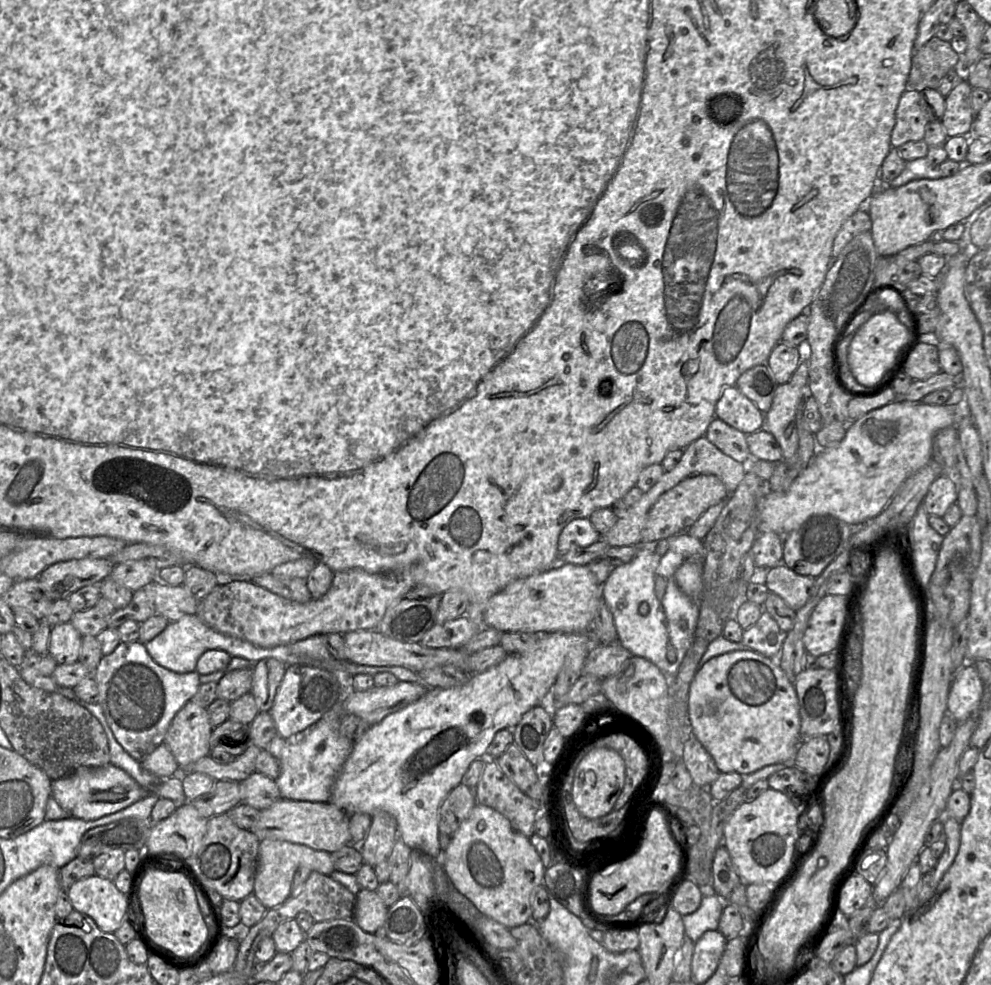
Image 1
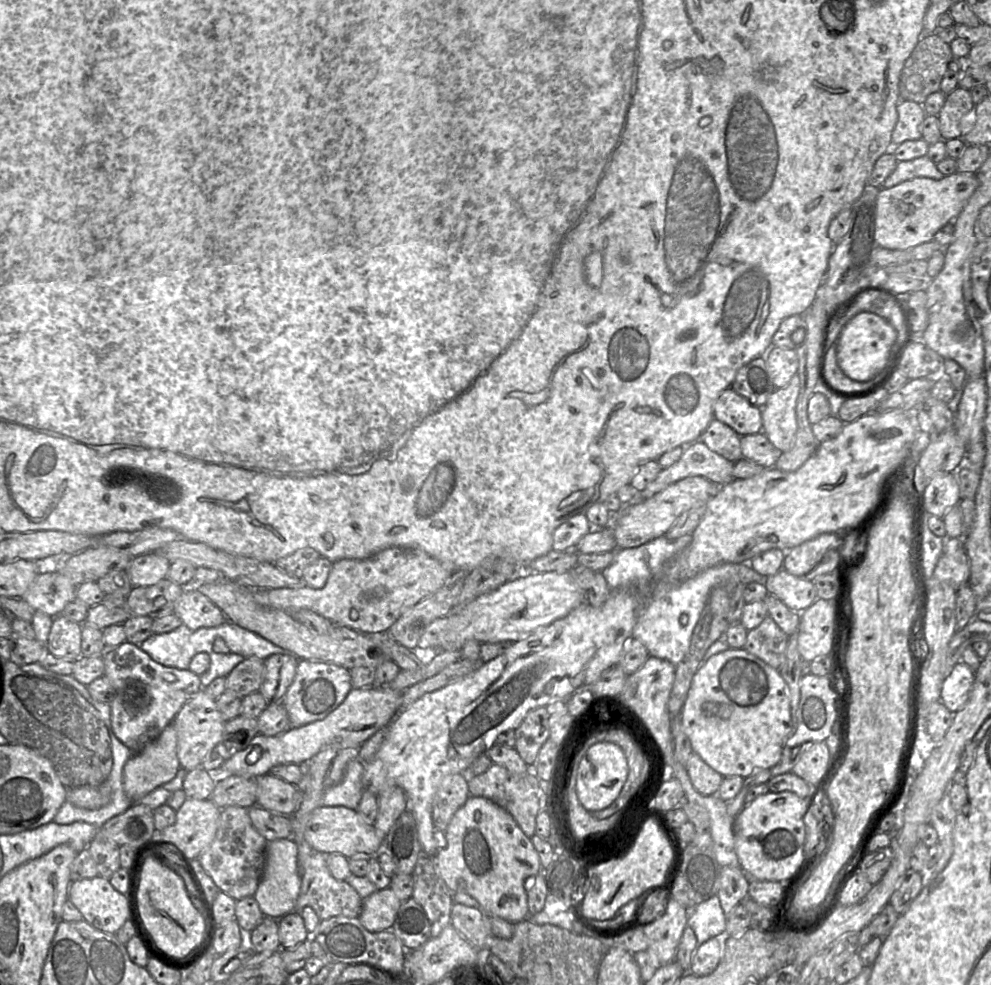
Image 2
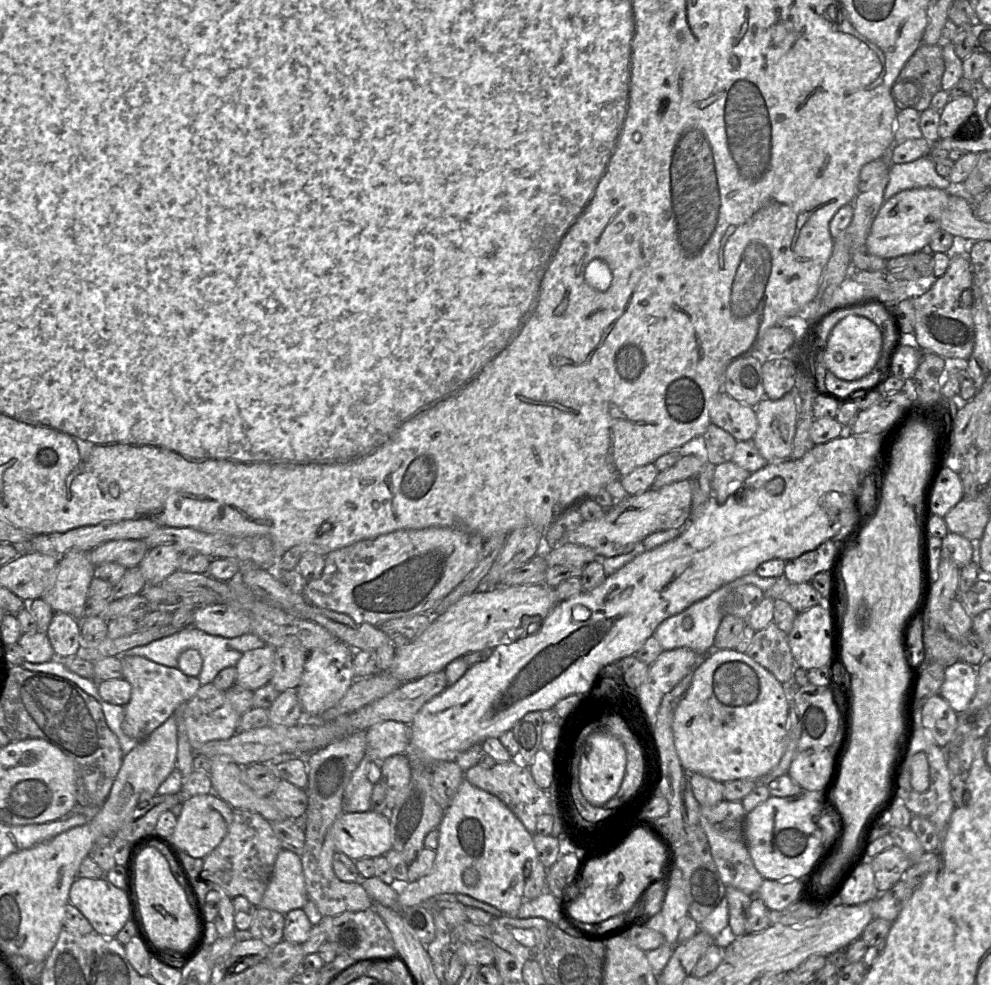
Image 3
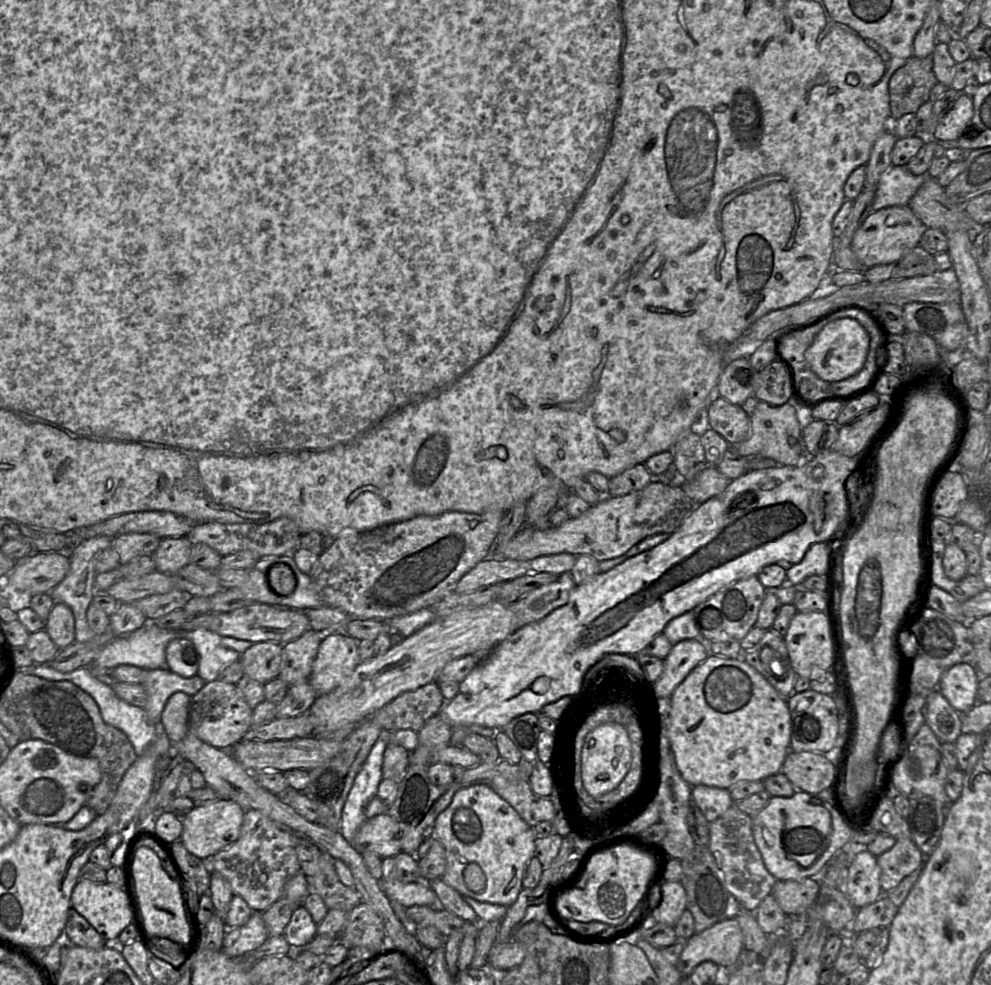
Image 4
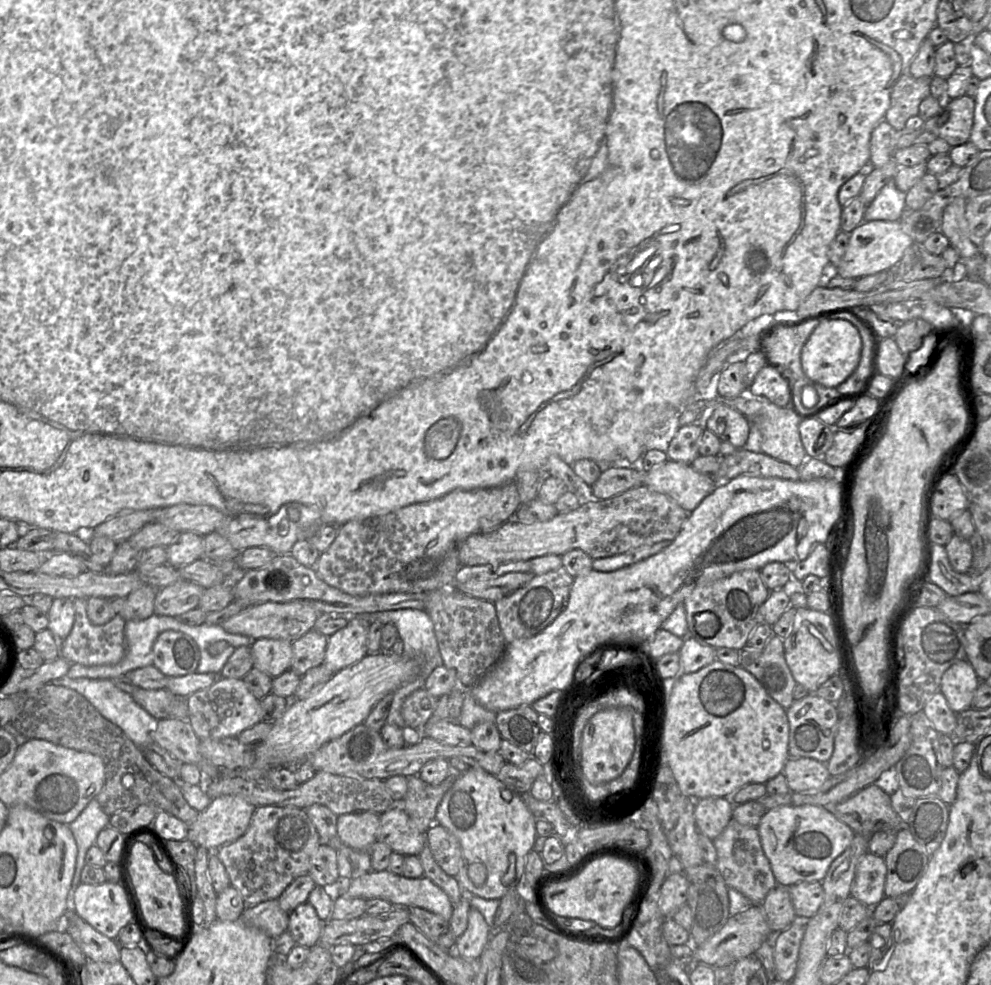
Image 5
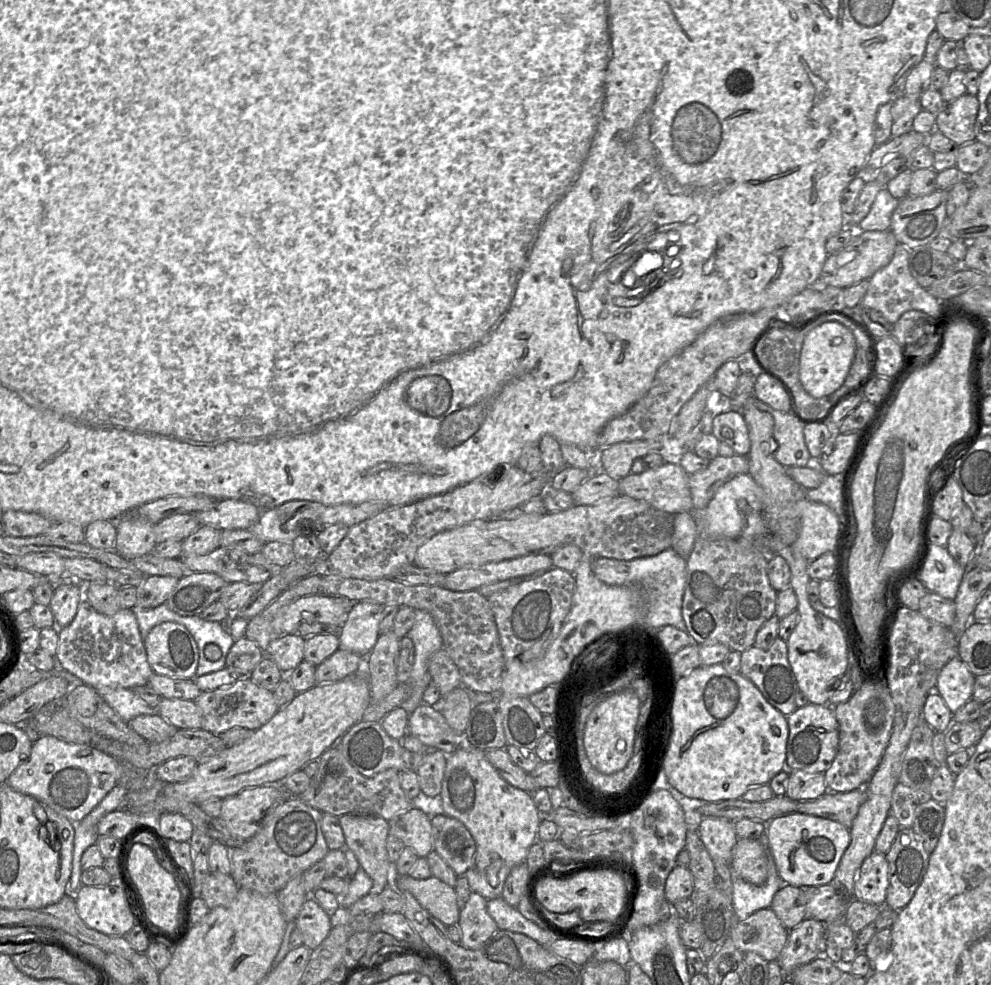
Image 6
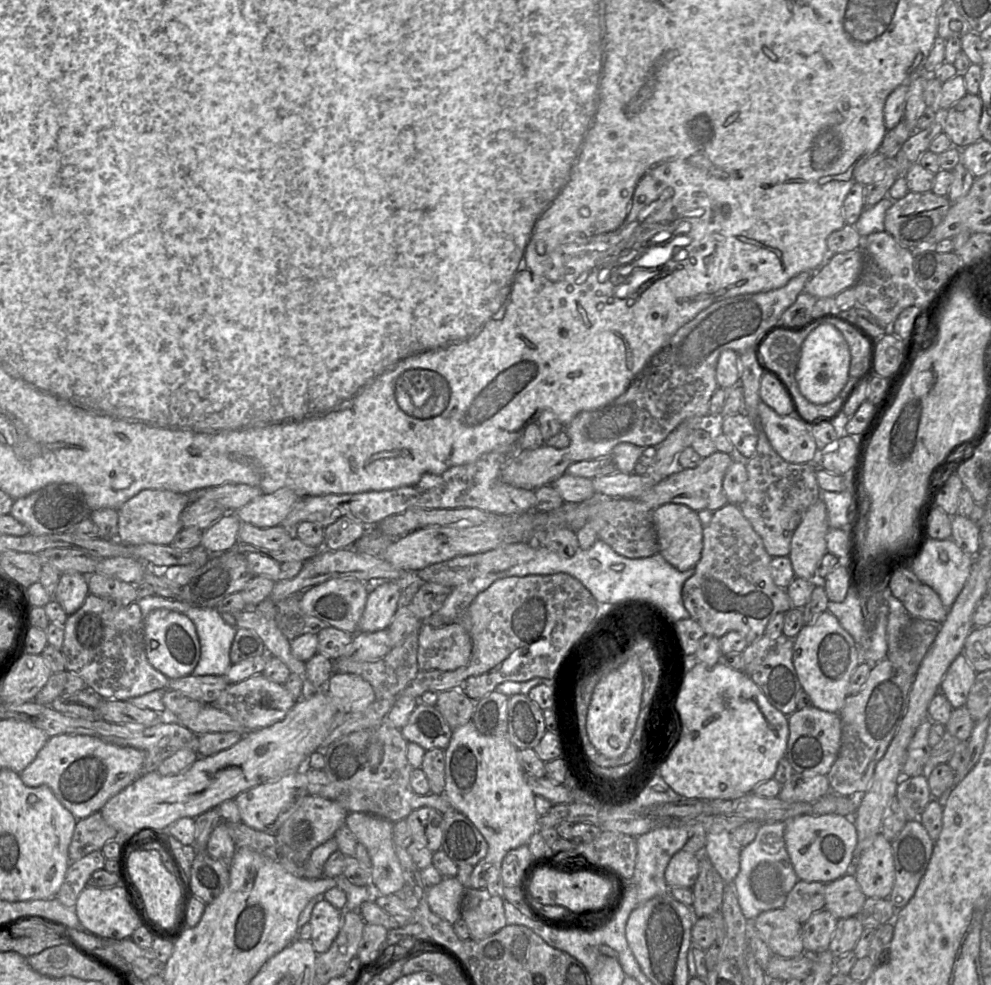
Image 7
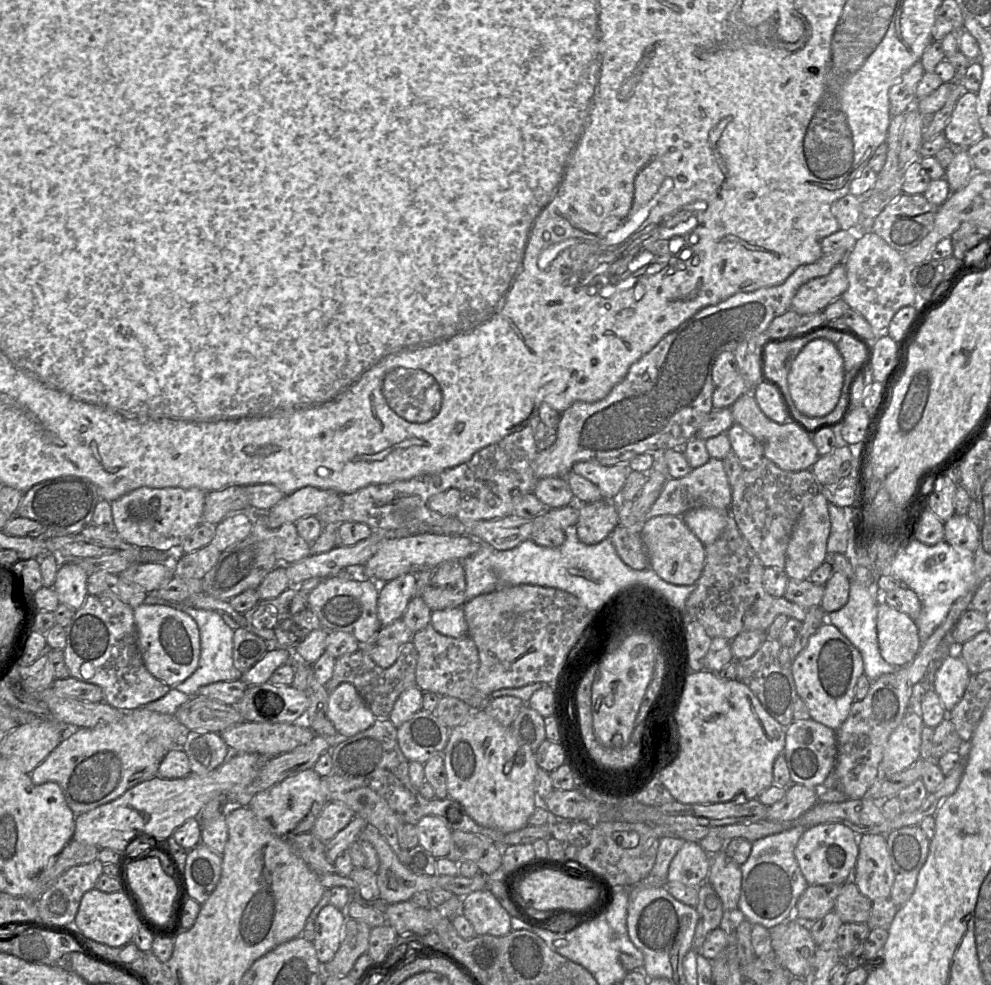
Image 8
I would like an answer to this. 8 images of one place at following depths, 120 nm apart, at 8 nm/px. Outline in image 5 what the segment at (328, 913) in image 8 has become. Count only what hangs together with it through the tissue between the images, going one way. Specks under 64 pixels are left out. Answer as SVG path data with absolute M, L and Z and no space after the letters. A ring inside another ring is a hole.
M305 902L289 913L287 930L296 945L313 948L319 942L324 924L315 908L309 902Z

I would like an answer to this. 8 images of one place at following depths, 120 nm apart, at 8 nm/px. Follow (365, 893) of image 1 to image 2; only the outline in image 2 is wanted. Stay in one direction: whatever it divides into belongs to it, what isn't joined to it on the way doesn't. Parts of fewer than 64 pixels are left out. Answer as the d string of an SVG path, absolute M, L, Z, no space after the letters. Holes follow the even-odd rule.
M391 888L378 889L363 899L358 918L363 927L370 932L389 930L402 902Z

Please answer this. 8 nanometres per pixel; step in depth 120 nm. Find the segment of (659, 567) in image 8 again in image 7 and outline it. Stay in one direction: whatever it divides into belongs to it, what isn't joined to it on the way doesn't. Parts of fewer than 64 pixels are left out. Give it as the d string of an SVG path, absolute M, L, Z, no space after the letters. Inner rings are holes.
M667 503L652 511L659 552L663 558L680 572L696 566L703 548L703 526L696 511L682 504Z

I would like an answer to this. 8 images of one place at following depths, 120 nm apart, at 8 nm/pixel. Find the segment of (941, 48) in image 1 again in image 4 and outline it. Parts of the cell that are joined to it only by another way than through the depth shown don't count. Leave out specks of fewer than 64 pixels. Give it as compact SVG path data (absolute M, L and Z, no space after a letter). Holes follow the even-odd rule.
M912 55L888 83L891 121L908 113L915 114L929 100L930 91L937 82L932 55L923 58Z

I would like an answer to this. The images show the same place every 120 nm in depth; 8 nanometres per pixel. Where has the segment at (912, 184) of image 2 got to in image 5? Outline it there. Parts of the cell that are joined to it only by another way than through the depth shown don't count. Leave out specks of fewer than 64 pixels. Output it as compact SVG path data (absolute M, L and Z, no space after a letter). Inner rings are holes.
M863 221L850 233L850 242L840 264L833 272L844 278L859 279L863 276L890 271L914 243L904 232L900 221Z

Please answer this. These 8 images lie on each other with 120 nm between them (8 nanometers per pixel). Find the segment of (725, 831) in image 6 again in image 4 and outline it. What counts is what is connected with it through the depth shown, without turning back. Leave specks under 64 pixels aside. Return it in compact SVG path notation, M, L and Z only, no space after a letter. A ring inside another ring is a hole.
M697 785L692 787L692 799L707 821L713 822L734 803L729 789Z

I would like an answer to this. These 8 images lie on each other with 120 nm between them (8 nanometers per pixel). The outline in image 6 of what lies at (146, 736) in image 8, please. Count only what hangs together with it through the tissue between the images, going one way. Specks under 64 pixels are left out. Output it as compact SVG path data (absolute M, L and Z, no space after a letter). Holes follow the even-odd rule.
M41 735L33 742L28 759L14 770L5 784L17 792L36 798L77 824L120 782L120 778L121 764L114 757L86 744L67 743L53 736Z

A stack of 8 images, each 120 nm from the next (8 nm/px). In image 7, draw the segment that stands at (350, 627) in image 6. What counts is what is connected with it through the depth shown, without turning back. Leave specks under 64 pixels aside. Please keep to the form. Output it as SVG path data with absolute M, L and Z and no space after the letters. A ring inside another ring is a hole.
M395 581L372 586L358 624L358 632L373 633L387 629L398 610L401 592L401 587Z

